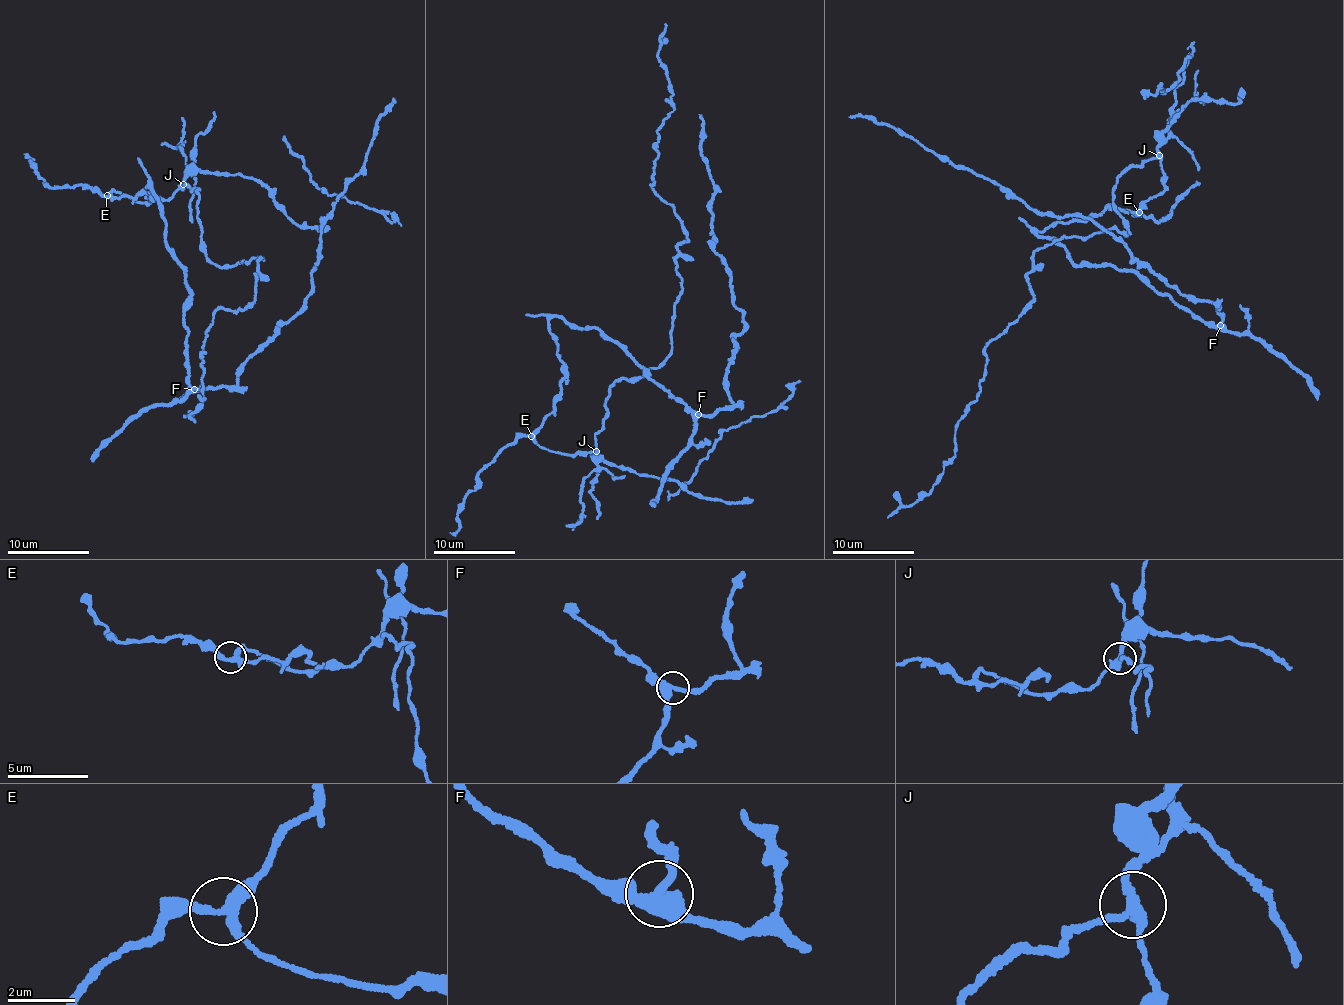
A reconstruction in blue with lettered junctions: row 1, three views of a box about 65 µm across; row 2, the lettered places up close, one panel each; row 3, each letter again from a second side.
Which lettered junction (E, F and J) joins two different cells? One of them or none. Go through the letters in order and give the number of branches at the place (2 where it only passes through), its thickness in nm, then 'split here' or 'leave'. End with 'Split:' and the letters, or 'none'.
E: 3 branches meet; 280 nm thick; leave
F: 3 branches meet; 360 nm thick; leave
J: 3 branches meet; 240 nm thick; split here
Split: J

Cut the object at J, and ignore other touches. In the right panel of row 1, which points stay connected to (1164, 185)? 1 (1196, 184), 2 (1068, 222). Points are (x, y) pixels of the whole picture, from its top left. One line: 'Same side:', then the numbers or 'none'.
Same side: 1, 2

